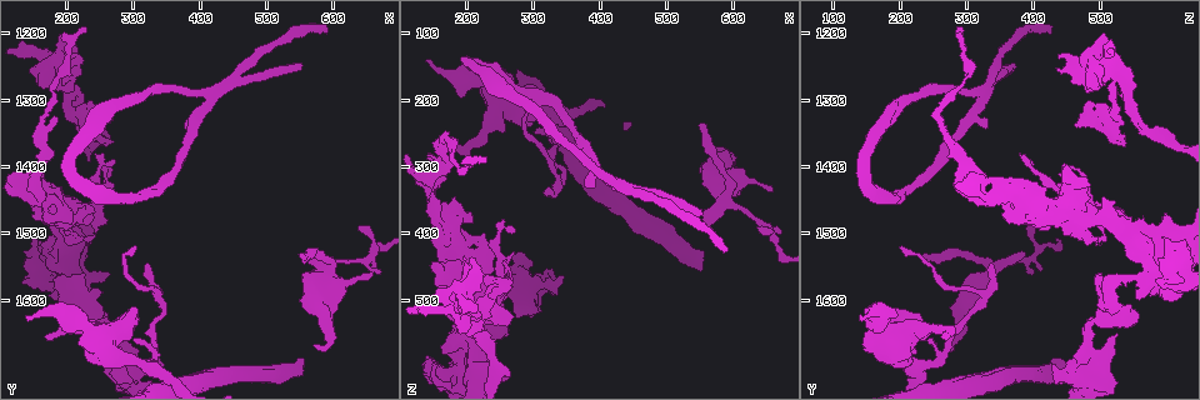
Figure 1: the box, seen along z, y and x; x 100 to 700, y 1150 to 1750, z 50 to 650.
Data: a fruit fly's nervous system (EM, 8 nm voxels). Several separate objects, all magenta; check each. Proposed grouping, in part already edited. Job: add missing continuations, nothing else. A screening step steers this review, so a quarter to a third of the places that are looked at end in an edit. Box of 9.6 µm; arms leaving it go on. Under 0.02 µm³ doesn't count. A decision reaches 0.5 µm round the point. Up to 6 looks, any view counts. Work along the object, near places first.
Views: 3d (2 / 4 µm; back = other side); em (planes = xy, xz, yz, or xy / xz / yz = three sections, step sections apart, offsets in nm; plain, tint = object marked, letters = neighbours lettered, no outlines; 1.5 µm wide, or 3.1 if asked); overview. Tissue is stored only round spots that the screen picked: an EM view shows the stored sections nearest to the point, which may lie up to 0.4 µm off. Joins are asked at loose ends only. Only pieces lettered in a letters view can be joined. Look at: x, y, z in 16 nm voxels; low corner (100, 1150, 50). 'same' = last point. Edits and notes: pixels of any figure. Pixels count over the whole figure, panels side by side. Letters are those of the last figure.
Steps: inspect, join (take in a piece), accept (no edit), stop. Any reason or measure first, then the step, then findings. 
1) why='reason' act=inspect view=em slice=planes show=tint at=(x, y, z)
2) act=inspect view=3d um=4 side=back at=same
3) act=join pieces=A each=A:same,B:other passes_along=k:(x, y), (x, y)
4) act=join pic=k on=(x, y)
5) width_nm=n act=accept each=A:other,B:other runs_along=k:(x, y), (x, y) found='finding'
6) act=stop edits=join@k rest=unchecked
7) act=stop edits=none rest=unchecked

why='stops while still wide' act=inspect view=em slice=yz step=8 show=letters at=(300, 1615, 185)

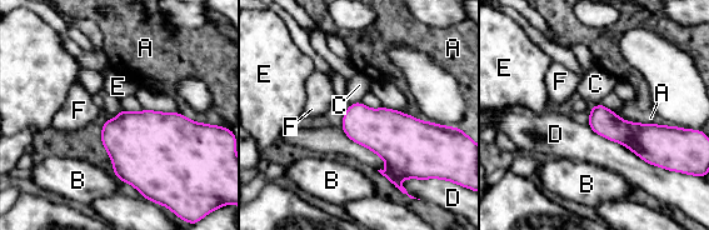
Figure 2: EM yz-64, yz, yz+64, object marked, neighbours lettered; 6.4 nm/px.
why='another direction' act=inspect view=em slice=planes show=letters at=same

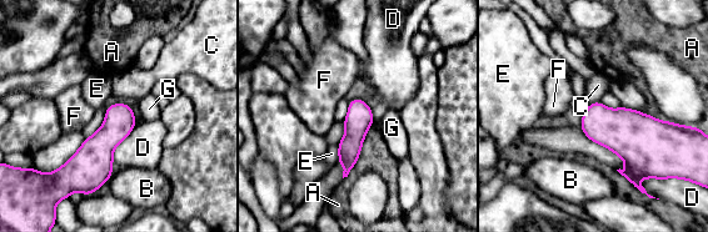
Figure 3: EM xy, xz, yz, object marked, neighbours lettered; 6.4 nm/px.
act=accept each=A:other,B:other,C:other,D:other,E:other,F:other,G:other found='none of them fits'

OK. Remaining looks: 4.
why='free end' act=inspect view=3d um=4 at=(345, 1700, 465)

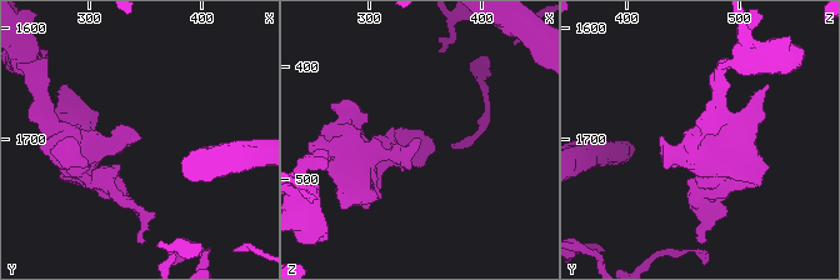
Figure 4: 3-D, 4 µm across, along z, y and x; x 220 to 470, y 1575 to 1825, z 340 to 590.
act=inspect view=em slice=planes show=letters at=(342, 1702, 460)

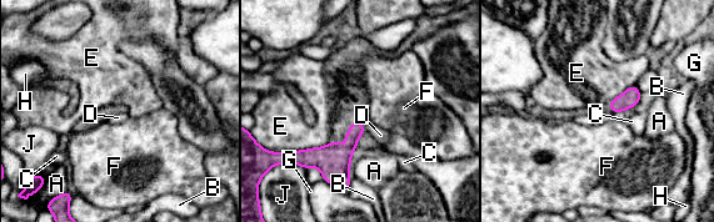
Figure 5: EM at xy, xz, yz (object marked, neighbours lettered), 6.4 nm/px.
longest_contact=E:320nm act=accept each=A:other,B:other,C:other,D:other,E:other,F:other,G:other,H:other,J:other border=5:(363, 122), (367, 130) found='no lettered piece goes on from it'

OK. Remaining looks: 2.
why='thin end' act=inspect view=3d um=2 side=back at=(660, 1560, 340)

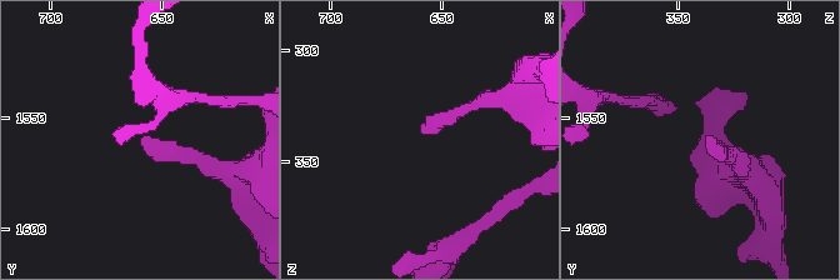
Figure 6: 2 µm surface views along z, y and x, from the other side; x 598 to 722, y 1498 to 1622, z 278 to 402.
act=inspect view=em slice=planes show=letters at=(659, 1559, 336)

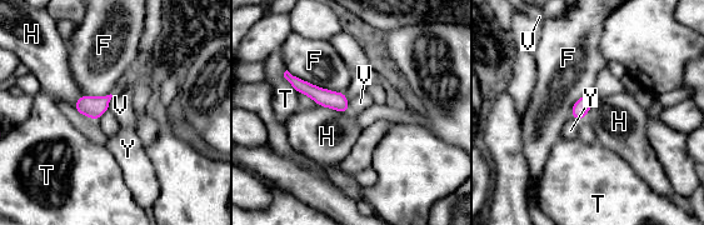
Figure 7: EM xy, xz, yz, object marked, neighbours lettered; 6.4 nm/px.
width_nm=100 act=accept each=F:other,H:other,T:other,V:other,Y:other border=7:(286, 69), (318, 86), (344, 93) found='no lettered piece goes on from it'

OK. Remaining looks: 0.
act=stop edits=none rest=unchecked

